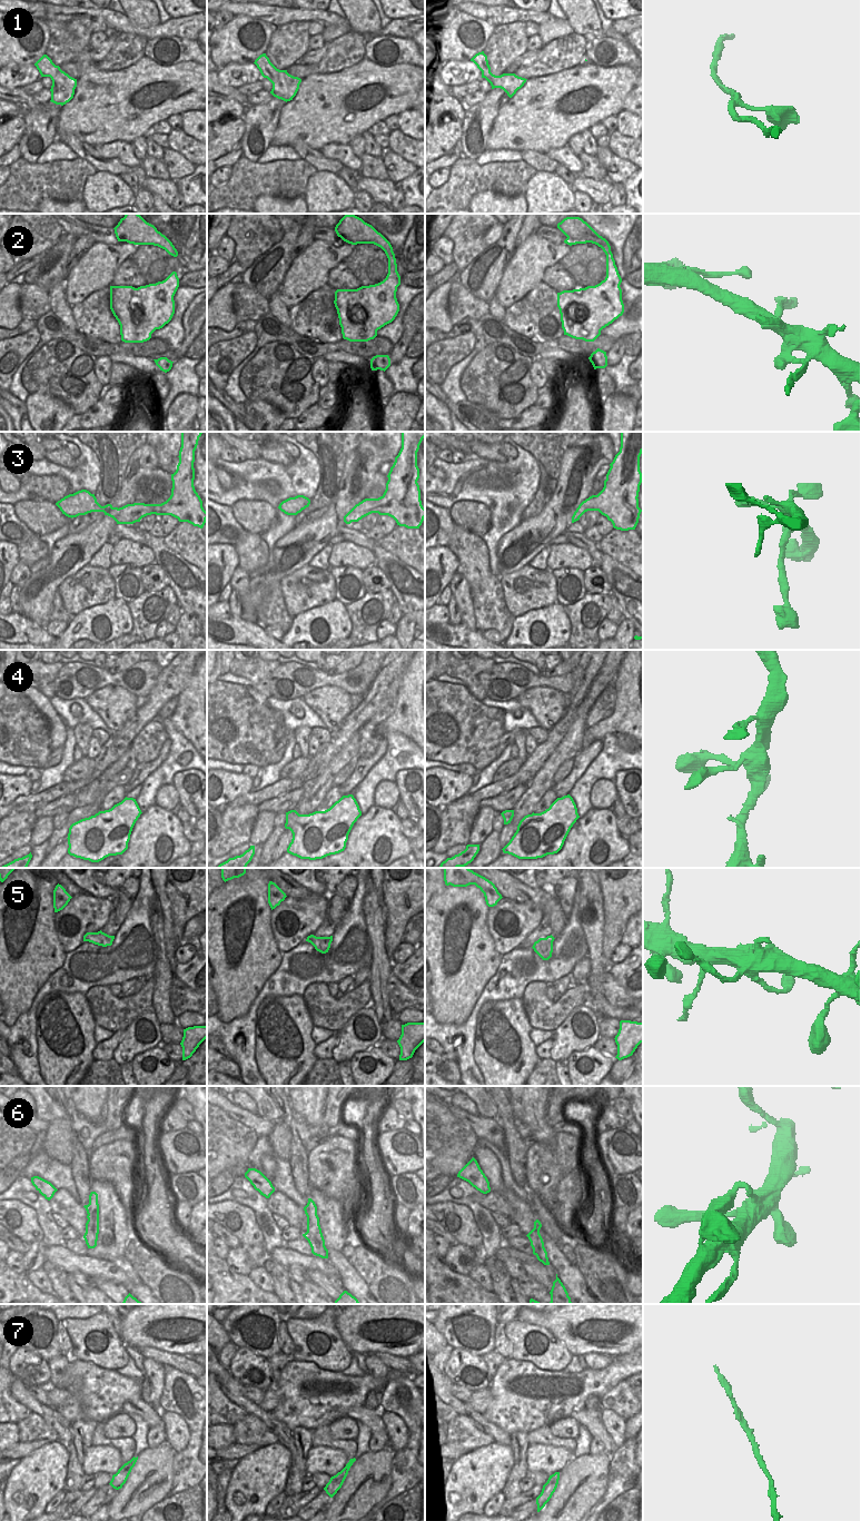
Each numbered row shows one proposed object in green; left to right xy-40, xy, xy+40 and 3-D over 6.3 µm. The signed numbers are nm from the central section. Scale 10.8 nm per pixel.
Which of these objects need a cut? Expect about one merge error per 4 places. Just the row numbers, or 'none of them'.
none of them

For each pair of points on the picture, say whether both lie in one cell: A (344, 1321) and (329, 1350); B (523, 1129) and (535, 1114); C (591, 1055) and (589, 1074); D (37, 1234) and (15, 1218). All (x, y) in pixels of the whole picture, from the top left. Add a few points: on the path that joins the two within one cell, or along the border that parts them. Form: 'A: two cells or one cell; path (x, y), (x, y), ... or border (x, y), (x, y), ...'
A: two cells; border (336, 1315), (336, 1330), (352, 1353)
B: two cells; border (515, 1117), (530, 1128), (531, 1134)
C: one cell; path (596, 1058), (602, 1063), (594, 1068)
D: one cell; path (31, 1232), (20, 1222)

